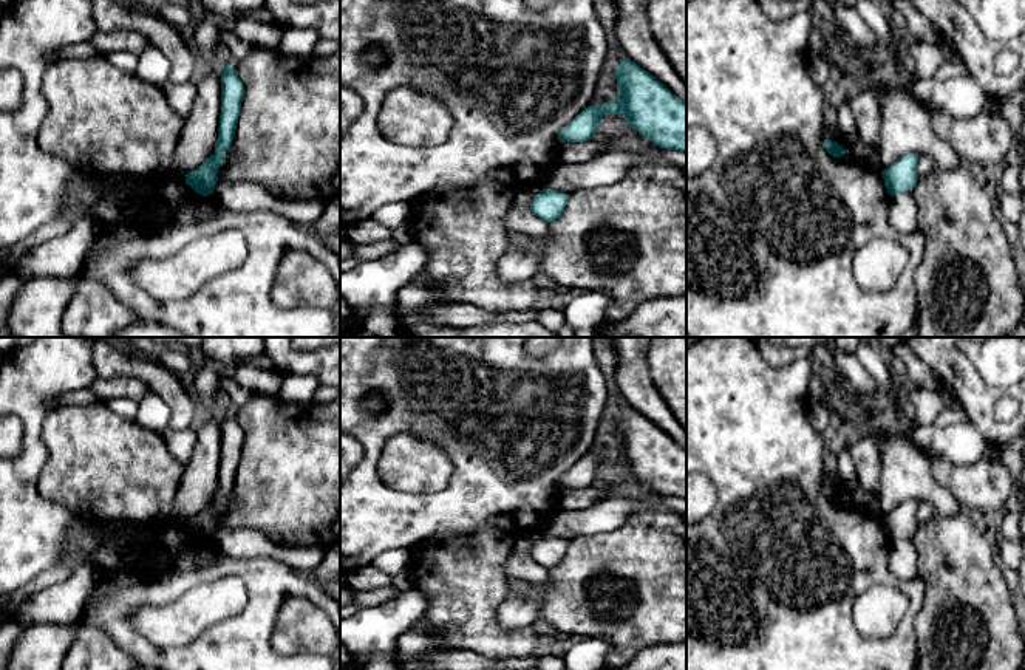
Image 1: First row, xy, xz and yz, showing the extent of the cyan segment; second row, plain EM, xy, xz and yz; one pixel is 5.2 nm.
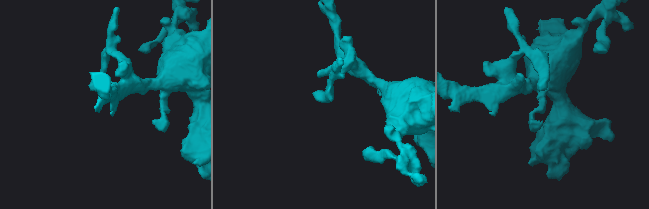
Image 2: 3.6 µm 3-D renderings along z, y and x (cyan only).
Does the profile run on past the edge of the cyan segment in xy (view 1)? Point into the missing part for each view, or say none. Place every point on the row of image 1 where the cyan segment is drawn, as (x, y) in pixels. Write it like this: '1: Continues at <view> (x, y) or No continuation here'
1: No continuation here

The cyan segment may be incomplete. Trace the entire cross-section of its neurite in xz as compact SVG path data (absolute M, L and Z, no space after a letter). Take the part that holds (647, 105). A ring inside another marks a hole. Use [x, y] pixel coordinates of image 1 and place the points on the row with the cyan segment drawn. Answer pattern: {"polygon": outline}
{"polygon": "M629 57L612 74L617 79L617 99L584 108L558 133L558 141L591 141L600 121L615 113L659 149L686 153L686 102Z"}

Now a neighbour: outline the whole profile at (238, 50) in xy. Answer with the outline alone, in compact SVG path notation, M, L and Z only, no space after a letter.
M218 20L218 29L224 45L230 51L230 57L232 57L230 63L241 62L250 51L249 43L237 37L237 34L232 31L230 22Z

